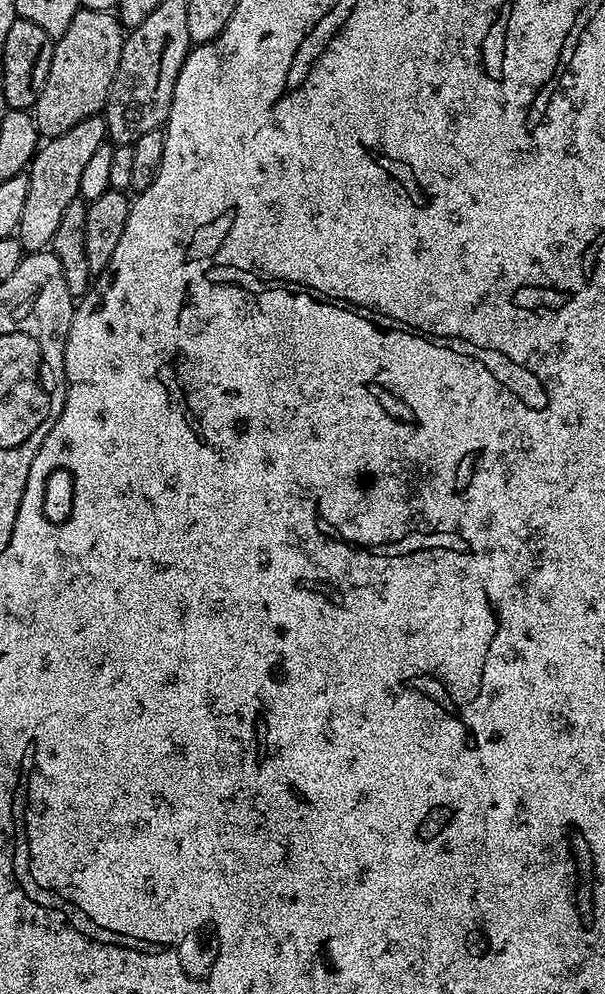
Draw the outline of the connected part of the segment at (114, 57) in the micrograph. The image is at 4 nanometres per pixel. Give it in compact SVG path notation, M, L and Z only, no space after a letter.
M81 8L74 14L74 22L66 26L66 34L52 45L50 74L46 74L46 86L38 94L34 115L41 137L61 136L70 126L78 126L78 122L103 113L112 79L120 66L125 35L126 29L116 12Z

